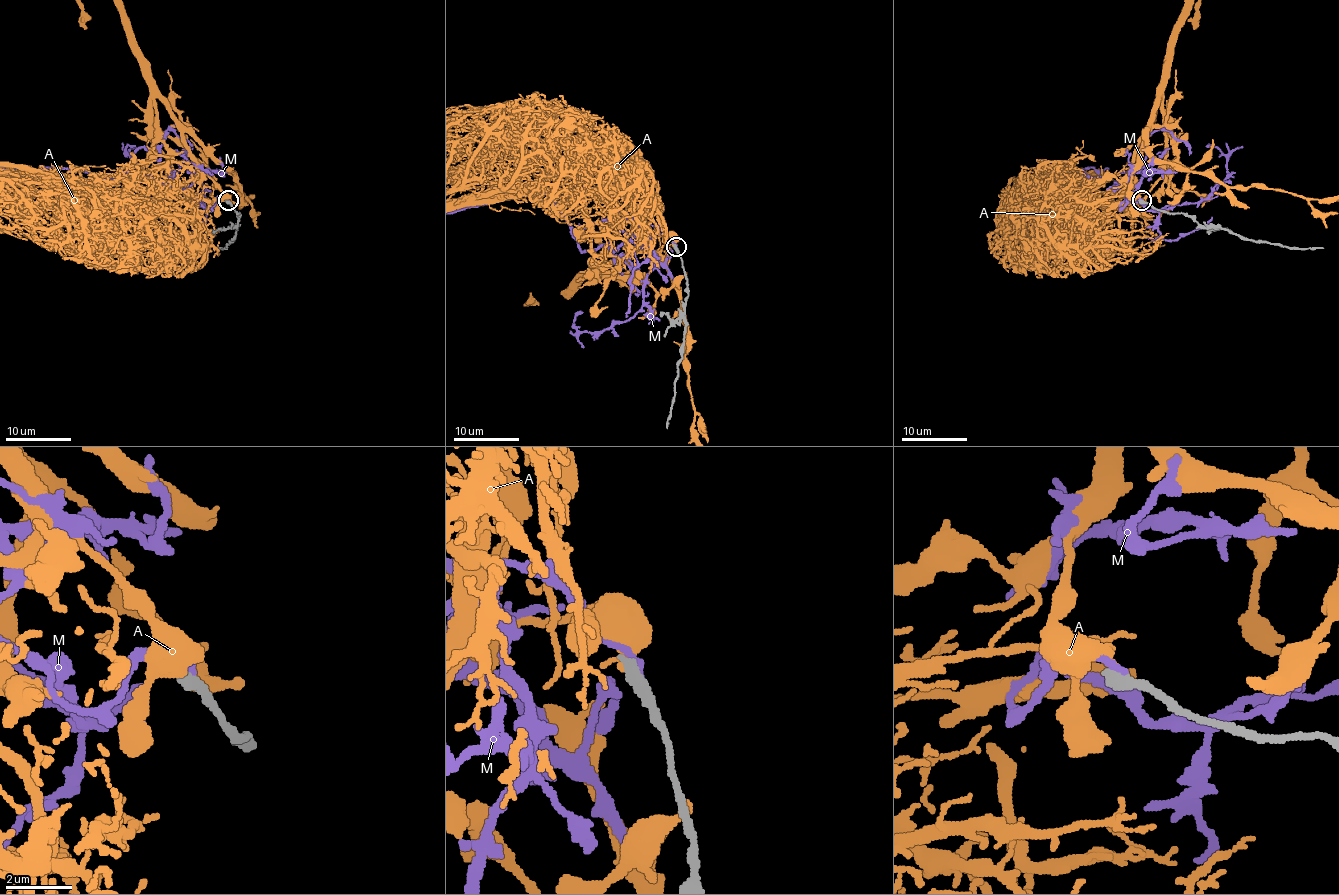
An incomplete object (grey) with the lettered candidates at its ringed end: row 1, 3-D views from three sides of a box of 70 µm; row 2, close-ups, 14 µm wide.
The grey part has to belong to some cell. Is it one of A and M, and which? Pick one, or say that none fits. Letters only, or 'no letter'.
M

